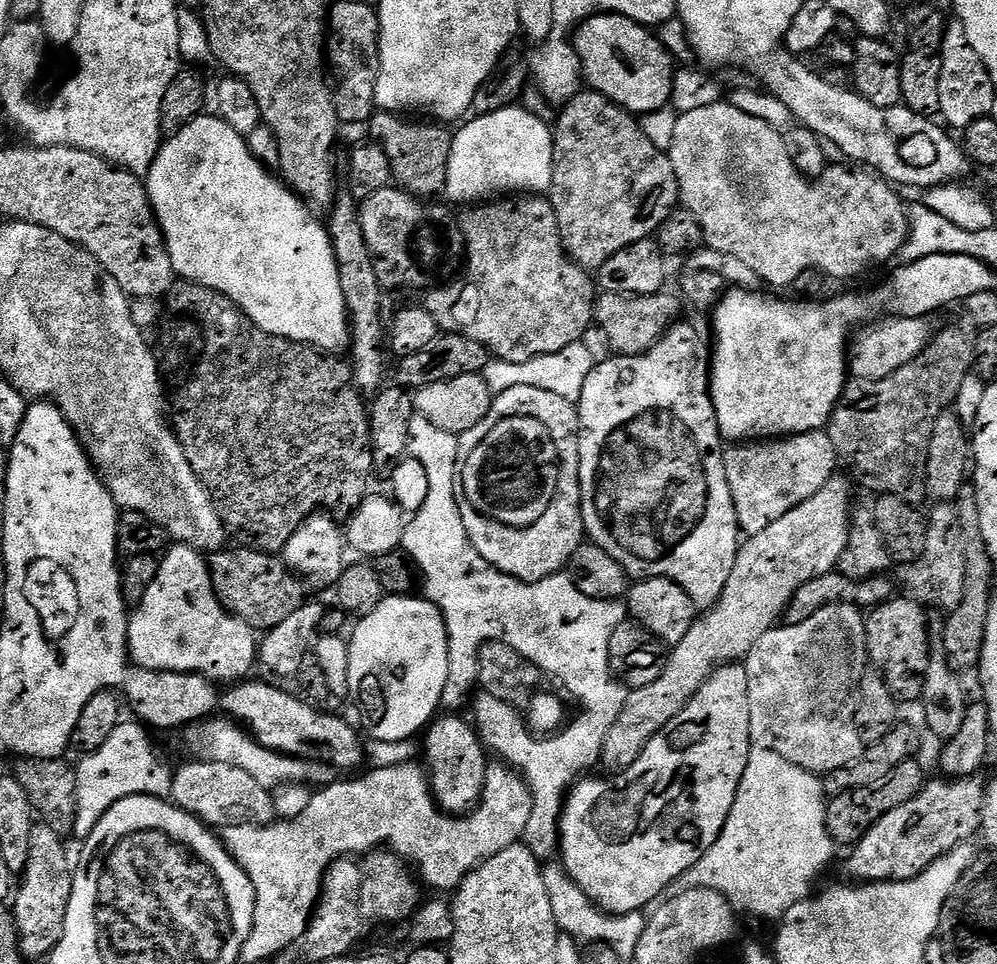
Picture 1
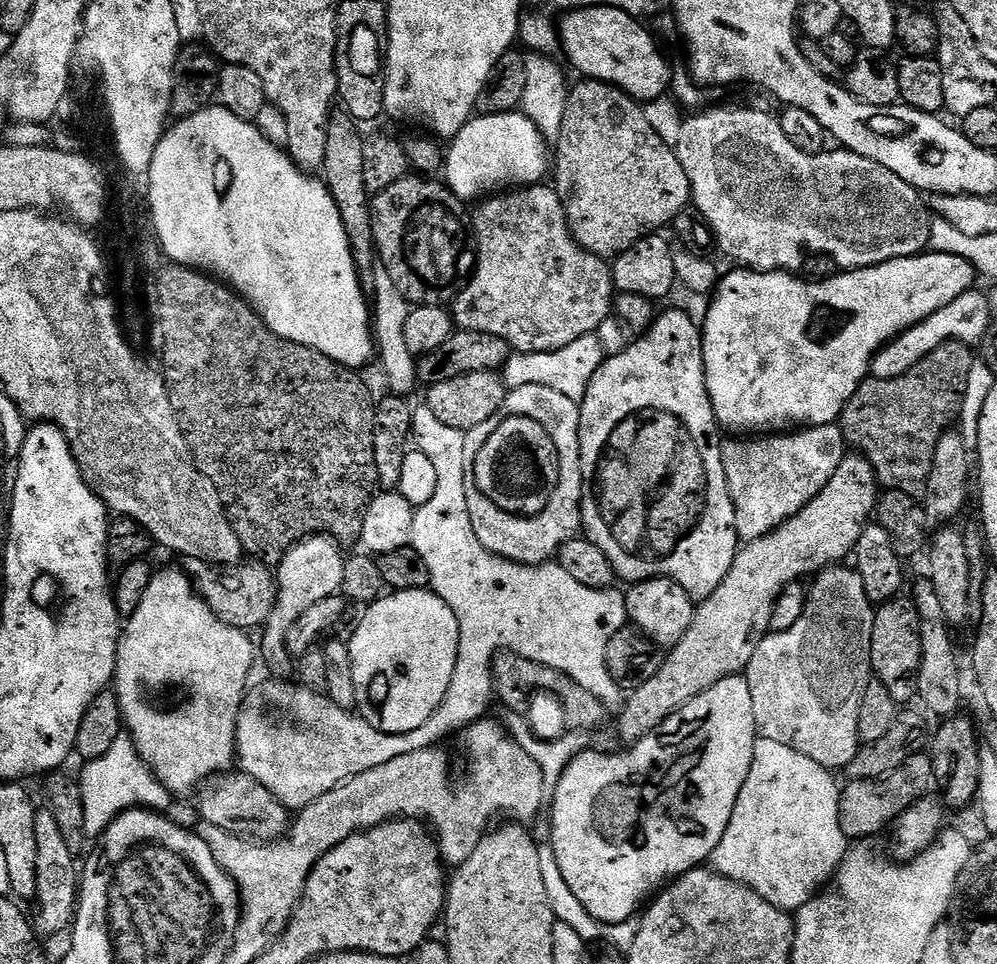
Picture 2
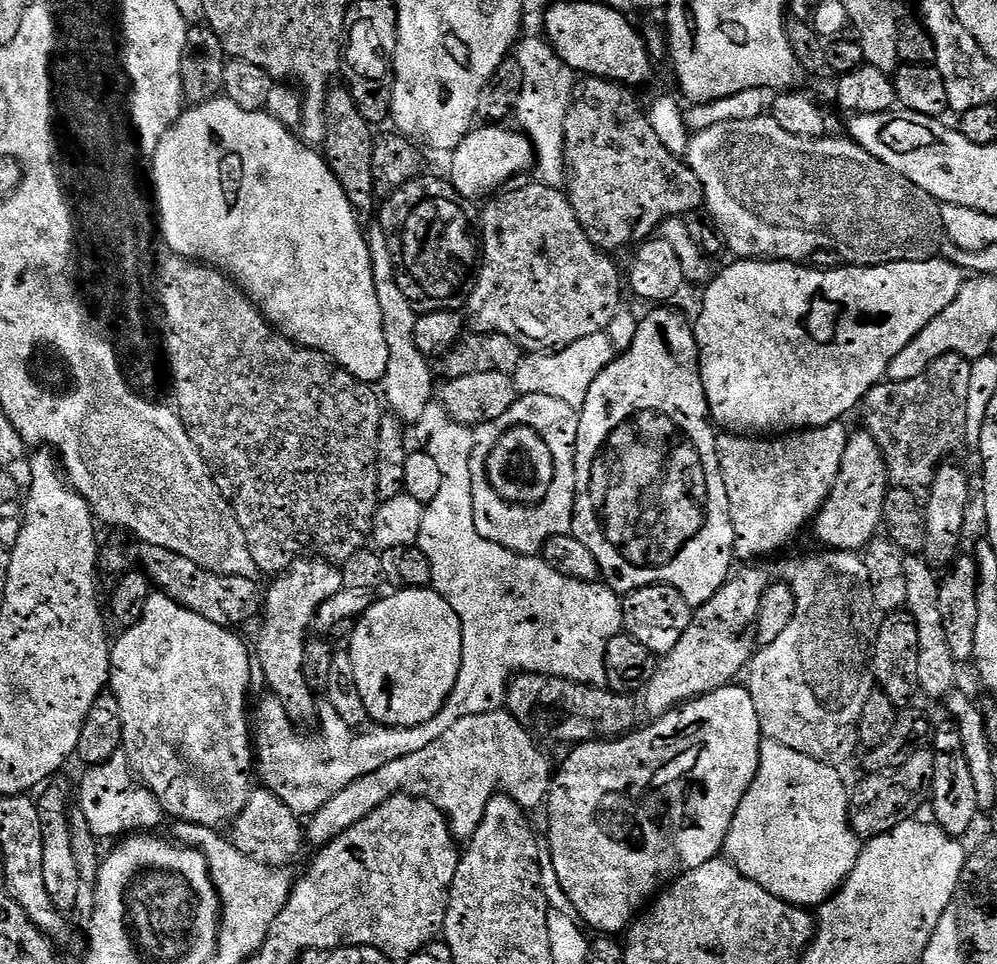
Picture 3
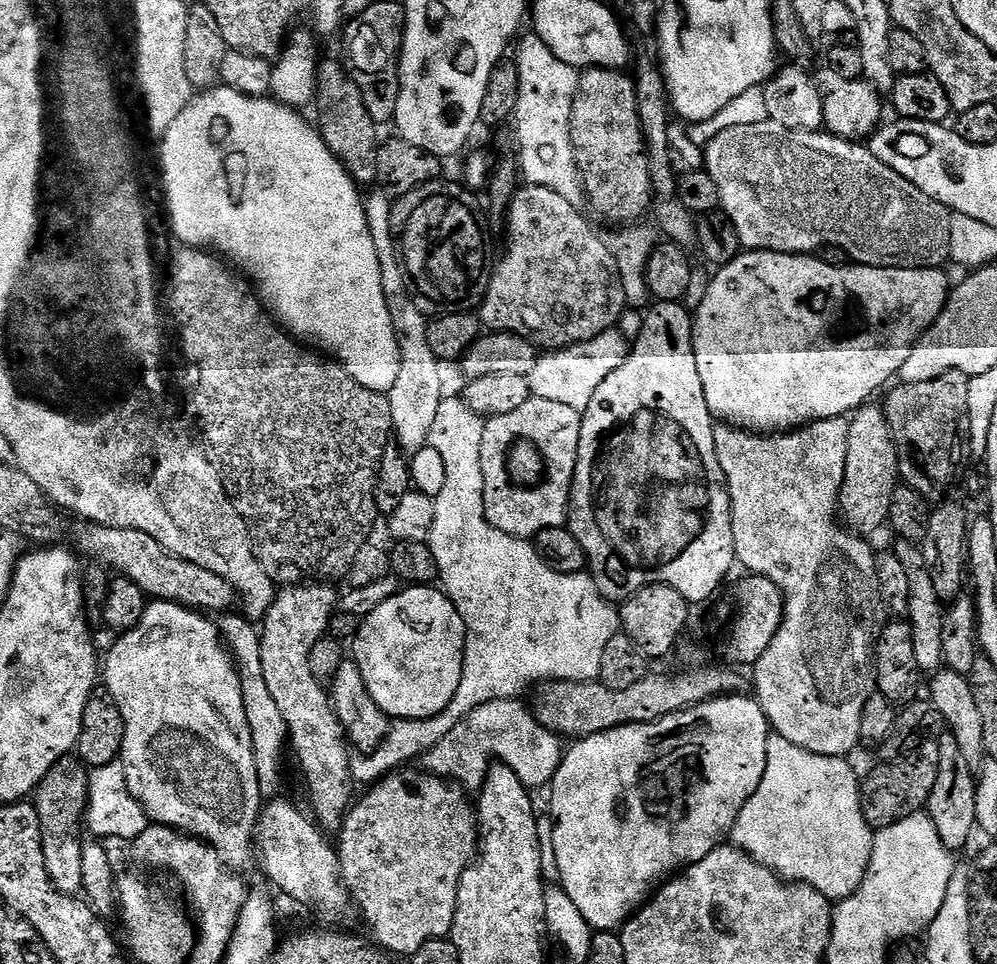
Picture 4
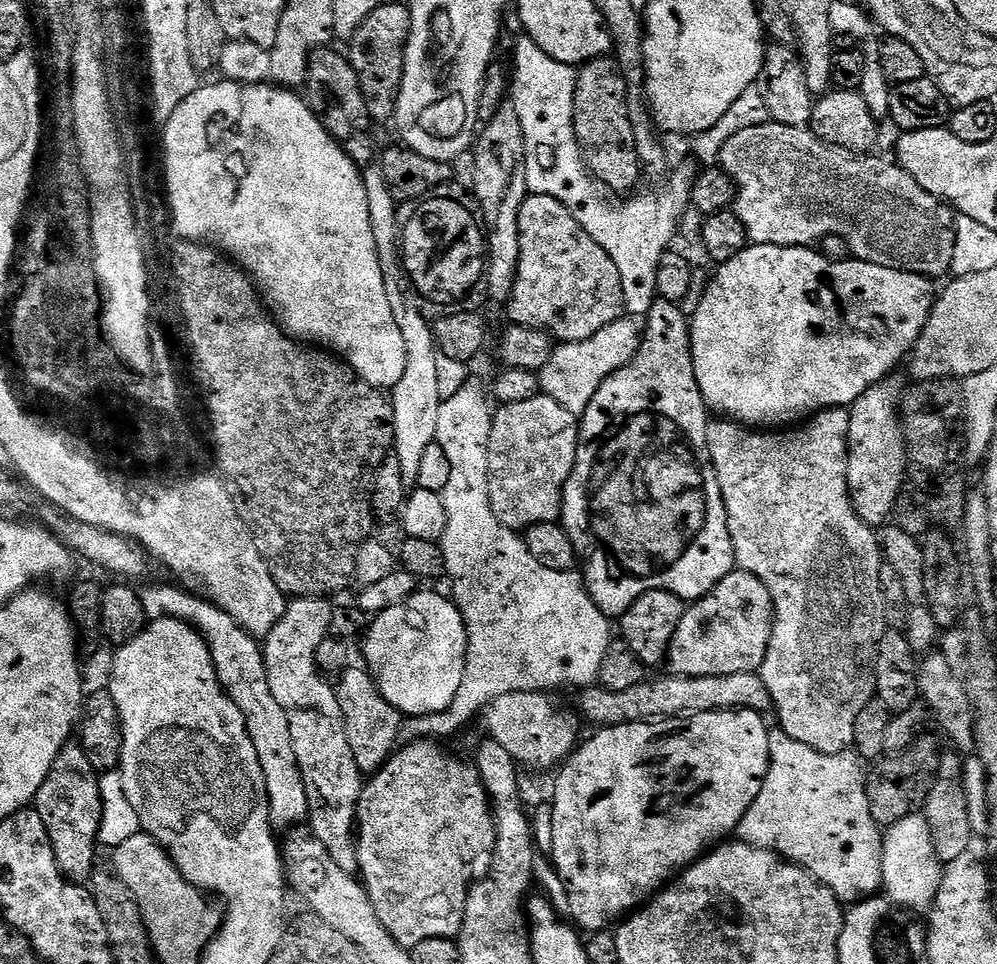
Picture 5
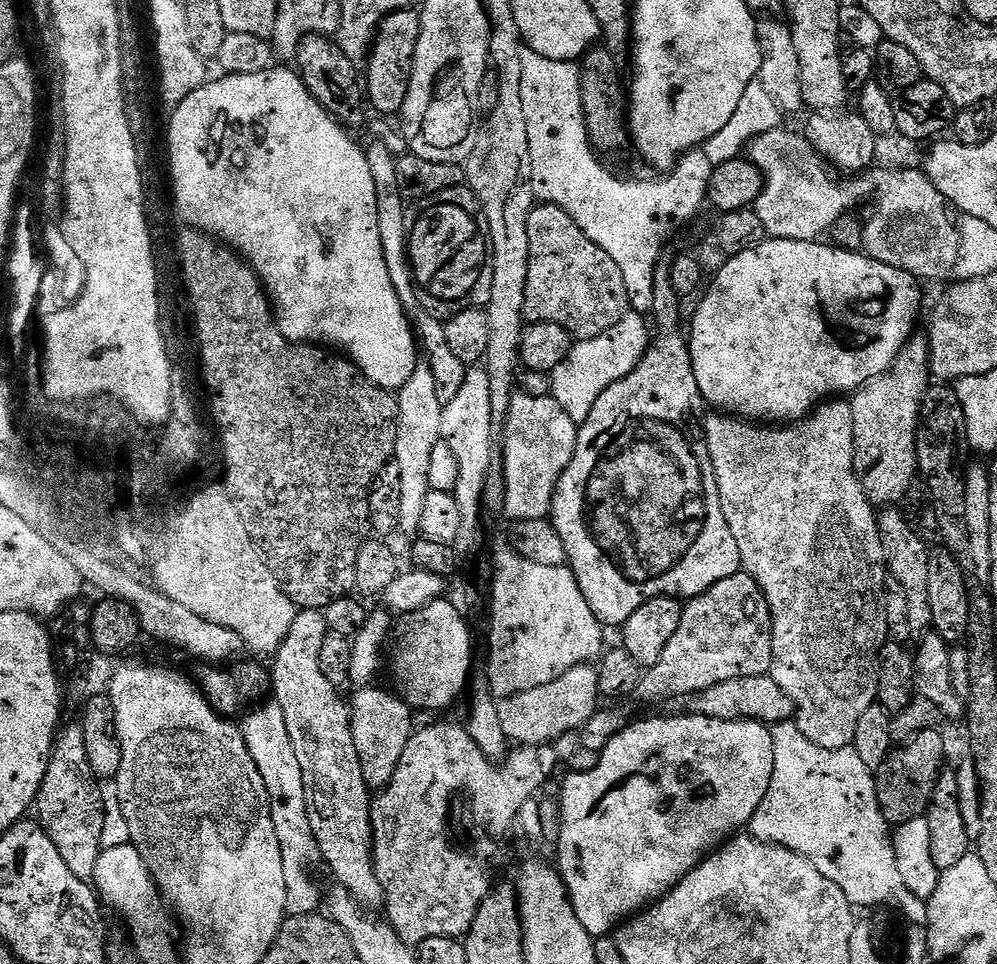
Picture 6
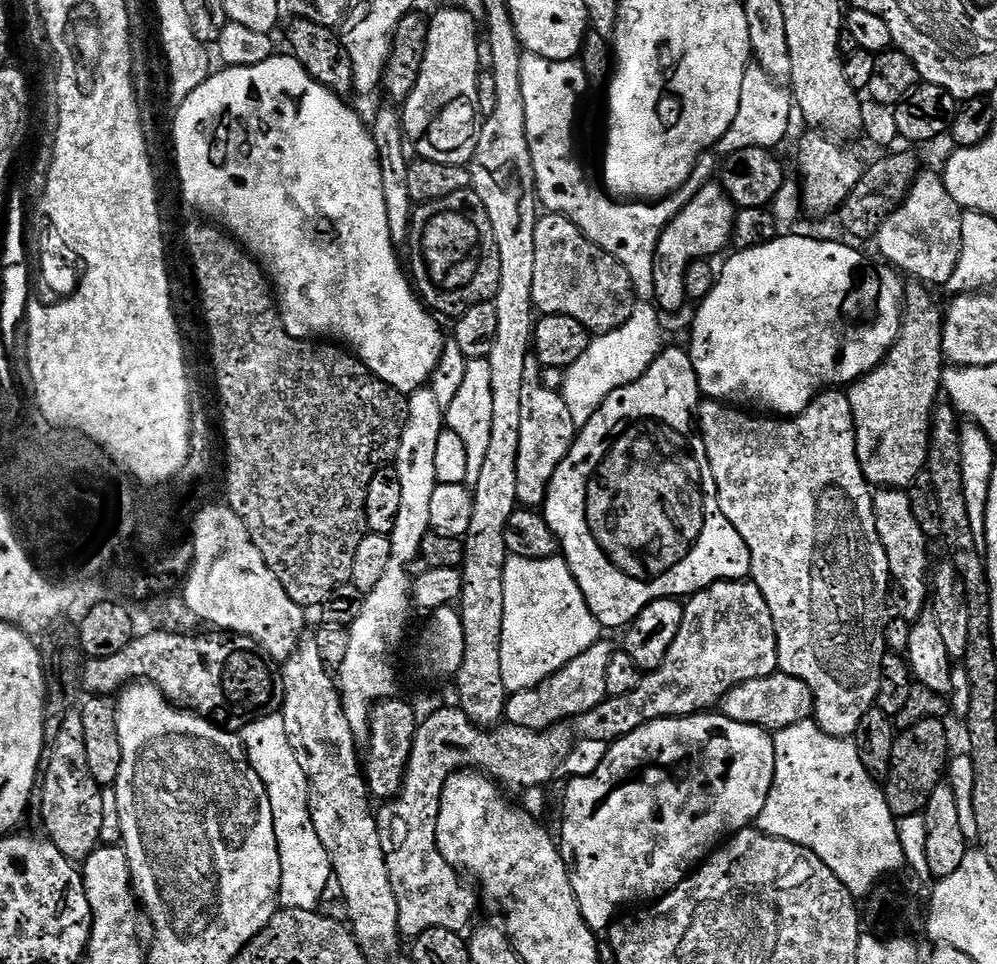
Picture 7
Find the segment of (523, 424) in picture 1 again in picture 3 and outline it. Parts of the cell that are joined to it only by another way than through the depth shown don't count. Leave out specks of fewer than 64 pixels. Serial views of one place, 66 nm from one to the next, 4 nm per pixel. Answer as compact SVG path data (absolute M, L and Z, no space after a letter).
M512 428L501 434L498 446L494 446L490 454L486 471L489 484L502 499L531 506L546 498L550 482L554 482L554 458L550 446L546 446L544 439L534 430Z

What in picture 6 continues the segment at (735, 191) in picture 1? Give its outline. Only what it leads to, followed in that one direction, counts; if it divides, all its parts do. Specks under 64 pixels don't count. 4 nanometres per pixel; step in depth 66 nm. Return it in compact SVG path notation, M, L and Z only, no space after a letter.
M781 126L754 138L746 149L747 159L759 166L760 173L765 176L764 189L755 202L754 211L758 218L762 218L762 226L769 237L778 240L816 240L823 237L820 235L823 232L825 235L840 218L851 213L859 200L868 200L872 196L872 217L863 221L863 251L866 255L886 266L909 272L920 282L924 282L924 279L949 279L952 276L953 268L957 265L958 250L961 249L960 229L950 216L952 212L948 201L929 179L927 171L876 166L863 174L836 180L837 173L818 154L818 150L814 150L807 136L799 131L787 132L786 128Z

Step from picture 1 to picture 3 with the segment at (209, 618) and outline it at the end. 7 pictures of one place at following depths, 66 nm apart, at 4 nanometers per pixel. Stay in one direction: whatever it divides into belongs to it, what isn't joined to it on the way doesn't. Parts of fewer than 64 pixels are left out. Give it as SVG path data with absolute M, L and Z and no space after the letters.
M156 590L153 591L152 597L146 602L146 610L142 610L142 618L138 618L138 622L134 626L123 629L119 633L121 636L115 637L114 643L111 645L112 650L112 670L110 673L110 690L118 698L118 707L122 709L122 726L124 727L124 742L122 745L122 750L126 754L128 759L128 765L132 771L133 776L136 777L139 783L143 784L144 787L149 788L154 794L154 798L162 806L162 810L167 814L173 821L183 822L186 824L201 824L207 828L215 828L217 830L223 829L223 824L225 826L231 825L237 818L242 814L242 810L246 806L248 799L252 797L254 791L254 740L250 735L250 712L248 716L248 692L250 693L250 662L253 657L250 655L250 648L243 644L242 641L236 637L237 633L230 628L223 628L218 626L214 622L210 622L206 618L202 618L202 614L194 614L194 610L186 610L186 606L182 606L178 602L172 600L170 597L165 596L163 592Z

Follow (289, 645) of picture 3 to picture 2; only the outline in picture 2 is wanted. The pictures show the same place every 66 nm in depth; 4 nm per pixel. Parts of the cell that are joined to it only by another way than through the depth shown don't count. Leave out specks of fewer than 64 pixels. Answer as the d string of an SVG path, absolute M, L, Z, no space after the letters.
M328 535L308 536L298 541L281 558L278 565L276 578L276 605L270 614L270 618L264 623L262 635L258 640L258 652L264 655L264 660L273 668L273 673L284 674L288 667L293 667L293 657L287 650L287 634L294 622L305 614L312 606L321 602L324 598L330 598L340 592L342 586L342 574L344 573L345 553L342 545L334 537Z

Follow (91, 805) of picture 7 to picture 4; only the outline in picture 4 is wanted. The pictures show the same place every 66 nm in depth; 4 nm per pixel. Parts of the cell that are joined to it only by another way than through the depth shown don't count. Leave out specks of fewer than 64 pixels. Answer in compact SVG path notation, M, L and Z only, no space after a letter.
M75 755L63 756L42 778L34 793L38 822L42 830L42 854L46 854L46 874L62 894L76 896L82 889L82 846L80 828L85 827L88 811L88 778L90 772Z

